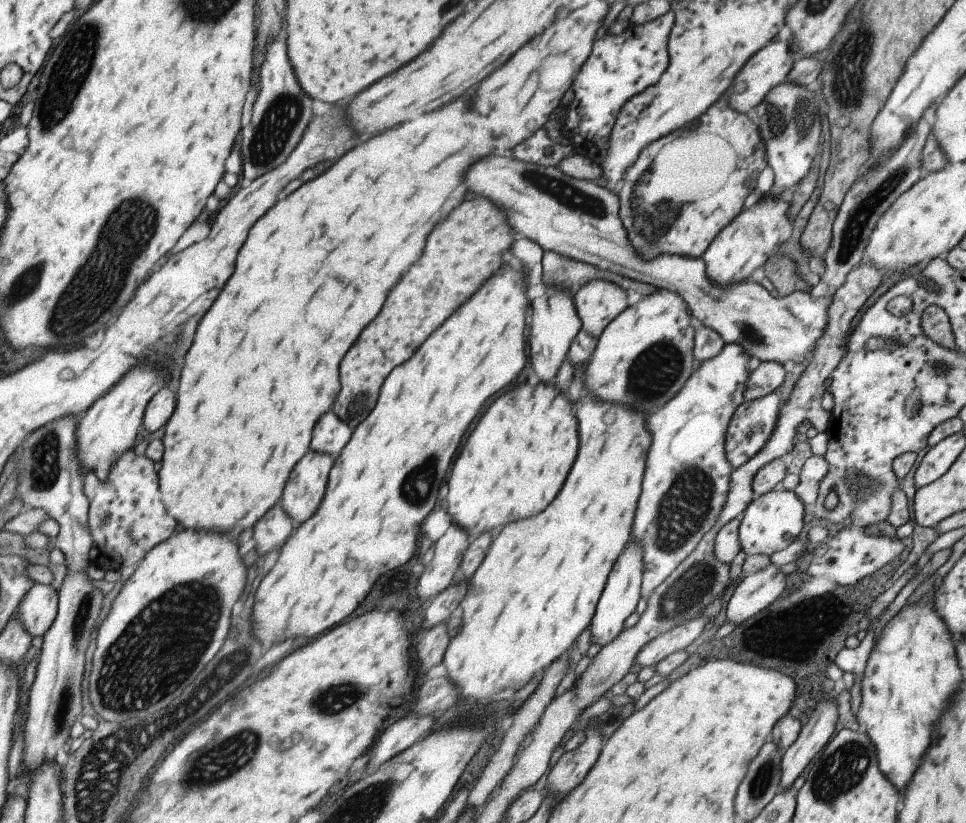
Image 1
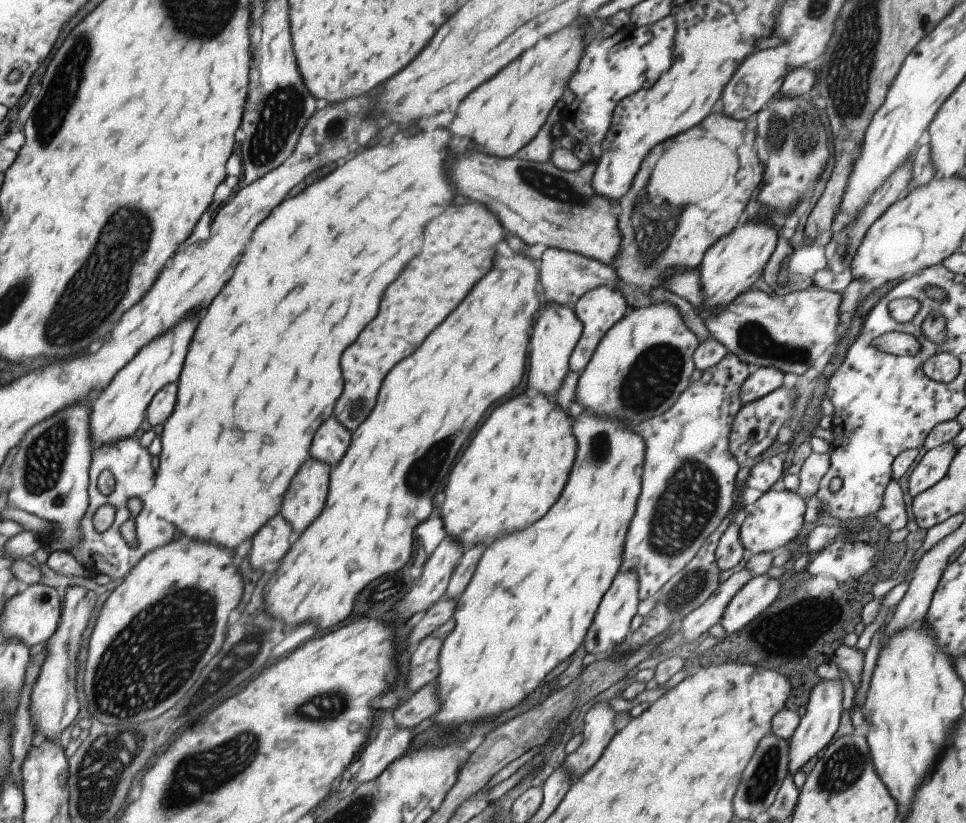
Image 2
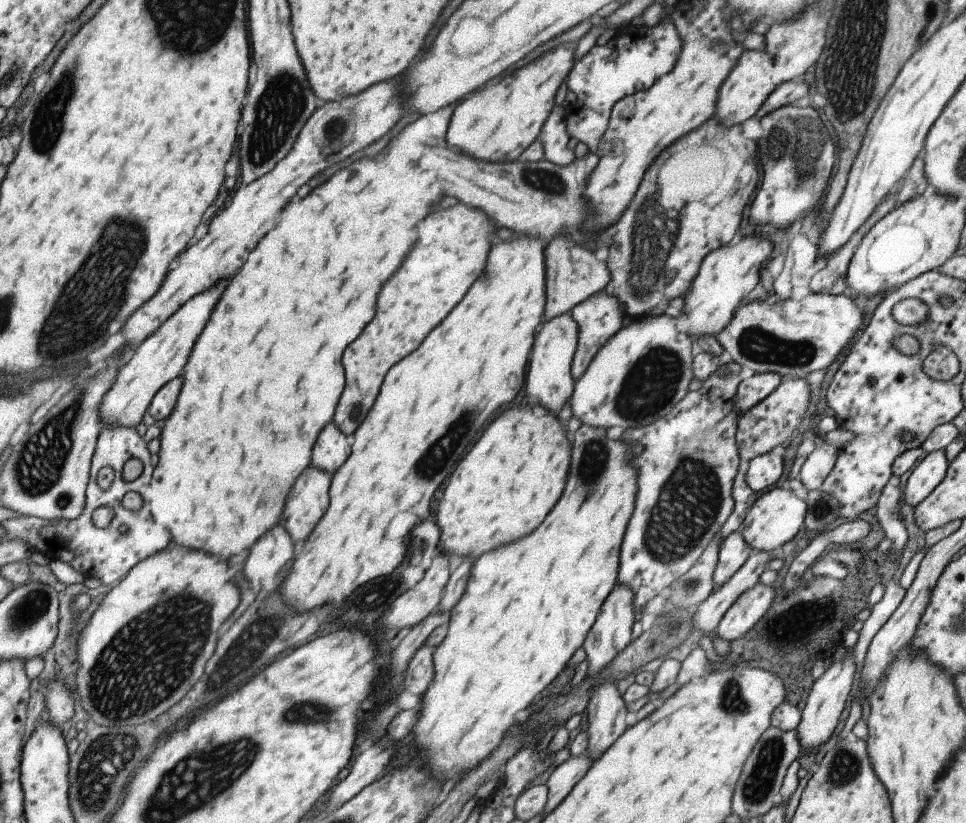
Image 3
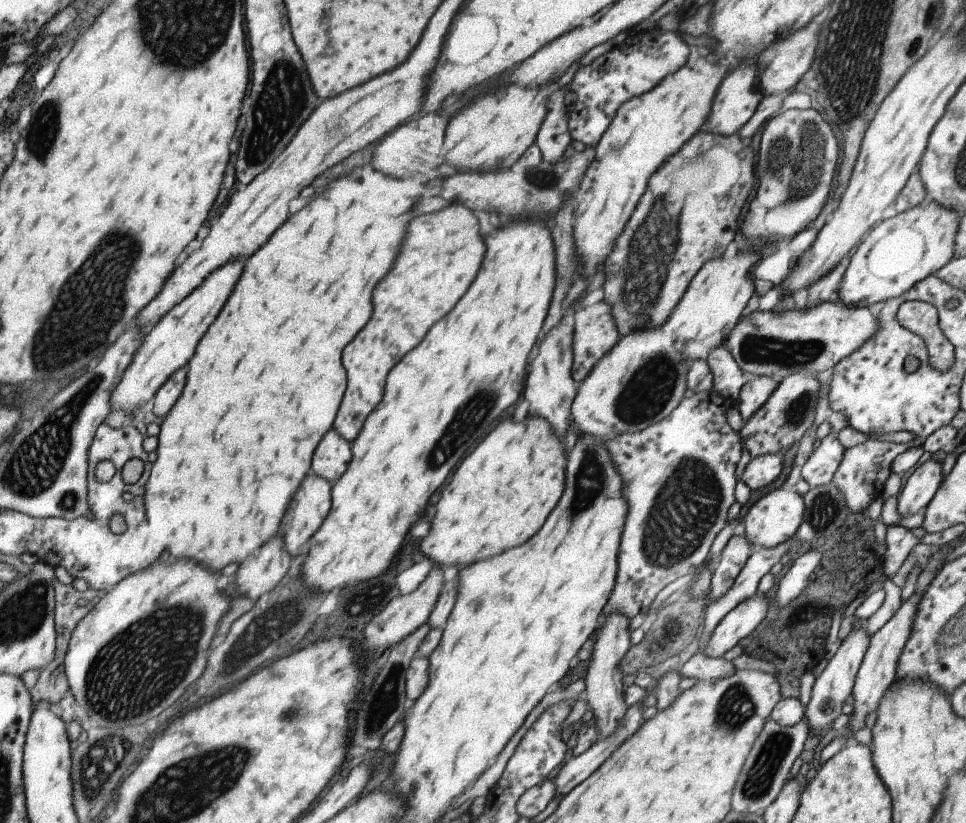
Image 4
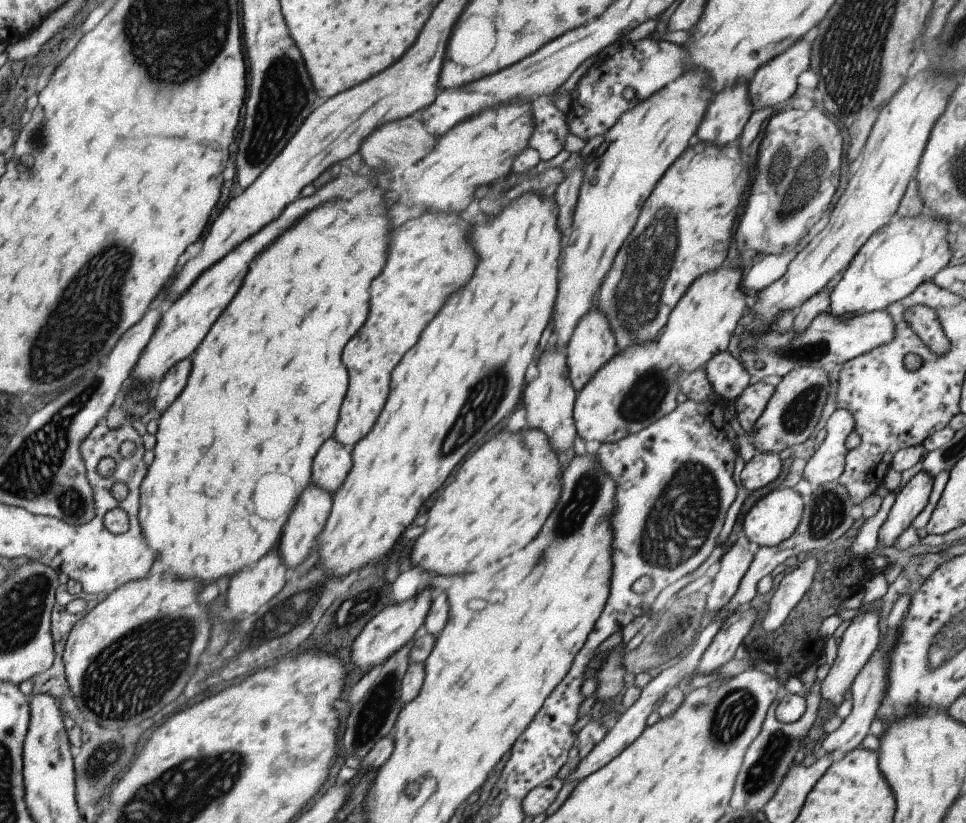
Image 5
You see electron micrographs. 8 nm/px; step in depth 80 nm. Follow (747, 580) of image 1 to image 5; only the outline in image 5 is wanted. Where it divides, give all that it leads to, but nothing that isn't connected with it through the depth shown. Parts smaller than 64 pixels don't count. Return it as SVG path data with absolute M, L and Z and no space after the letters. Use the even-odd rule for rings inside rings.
M742 606L727 615L721 622L715 636L703 651L696 672L699 675L714 674L714 670L732 659L741 640L747 636L755 622L755 609Z

